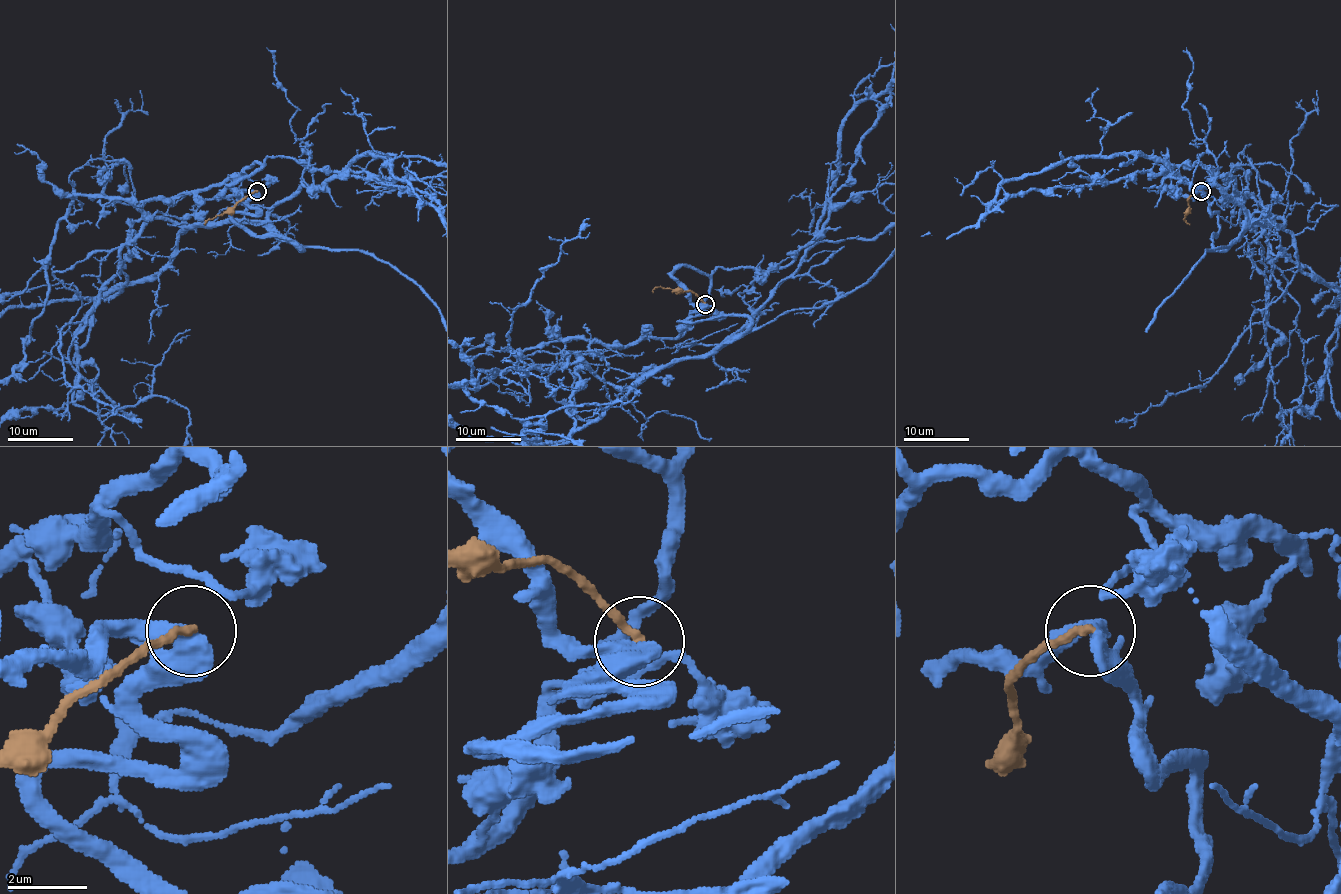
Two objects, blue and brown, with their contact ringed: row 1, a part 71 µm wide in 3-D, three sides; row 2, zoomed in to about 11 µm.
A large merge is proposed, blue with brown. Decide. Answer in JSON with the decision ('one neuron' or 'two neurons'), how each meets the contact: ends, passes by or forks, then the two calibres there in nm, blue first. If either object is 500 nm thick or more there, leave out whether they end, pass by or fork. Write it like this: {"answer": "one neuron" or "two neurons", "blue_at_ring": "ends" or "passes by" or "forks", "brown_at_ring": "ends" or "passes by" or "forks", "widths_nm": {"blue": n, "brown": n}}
{"answer": "two neurons", "blue_at_ring": "forks", "brown_at_ring": "ends", "widths_nm": {"blue": 360, "brown": 200}}

